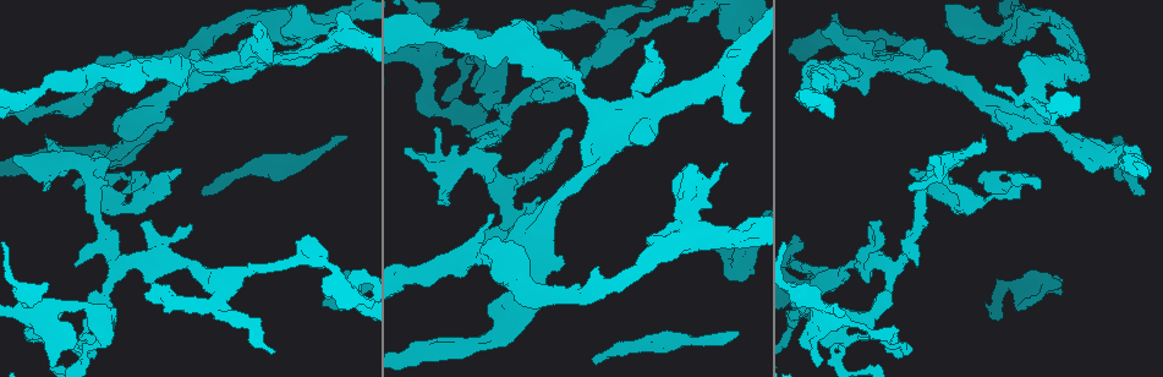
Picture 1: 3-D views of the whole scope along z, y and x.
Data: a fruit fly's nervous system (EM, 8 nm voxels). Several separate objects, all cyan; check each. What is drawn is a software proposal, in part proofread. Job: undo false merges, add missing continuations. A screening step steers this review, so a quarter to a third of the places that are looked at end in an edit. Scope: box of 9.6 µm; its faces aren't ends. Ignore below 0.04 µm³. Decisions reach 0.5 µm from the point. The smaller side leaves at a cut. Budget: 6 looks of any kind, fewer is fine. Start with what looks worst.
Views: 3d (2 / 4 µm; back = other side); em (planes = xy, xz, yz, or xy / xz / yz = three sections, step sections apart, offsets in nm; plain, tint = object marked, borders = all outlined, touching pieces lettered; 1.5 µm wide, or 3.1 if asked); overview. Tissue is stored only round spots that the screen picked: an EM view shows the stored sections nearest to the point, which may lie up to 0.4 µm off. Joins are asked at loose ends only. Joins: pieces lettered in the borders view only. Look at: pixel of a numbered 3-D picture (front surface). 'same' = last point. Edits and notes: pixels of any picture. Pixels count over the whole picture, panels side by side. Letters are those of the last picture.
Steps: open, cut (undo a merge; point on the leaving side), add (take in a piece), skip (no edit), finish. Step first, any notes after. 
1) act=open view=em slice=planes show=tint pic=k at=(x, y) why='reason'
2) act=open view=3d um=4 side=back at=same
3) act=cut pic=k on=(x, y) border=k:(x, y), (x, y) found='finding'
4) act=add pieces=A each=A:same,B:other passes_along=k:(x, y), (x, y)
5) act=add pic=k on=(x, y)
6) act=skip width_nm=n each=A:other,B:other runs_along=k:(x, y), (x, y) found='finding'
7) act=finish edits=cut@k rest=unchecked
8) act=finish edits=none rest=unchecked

act=open view=3d um=2 side=back pic=1 at=(739, 332) why='an open end'

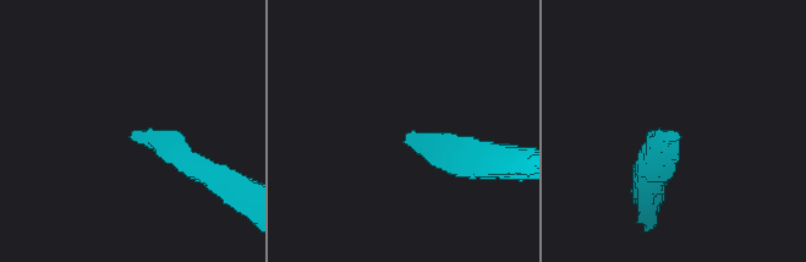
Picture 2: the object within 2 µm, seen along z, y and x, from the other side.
act=open view=em slice=planes show=borders pic=2 at=(409, 142)

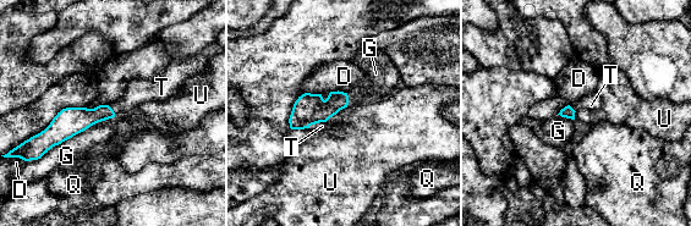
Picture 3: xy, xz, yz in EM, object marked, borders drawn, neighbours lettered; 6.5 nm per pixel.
act=add pieces=T each=D:other,G:other,Q:other,T:same,U:other found='the neuron continues'

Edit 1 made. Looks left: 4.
act=open view=3d um=2 pic=1 at=(944, 25) why='thick end'

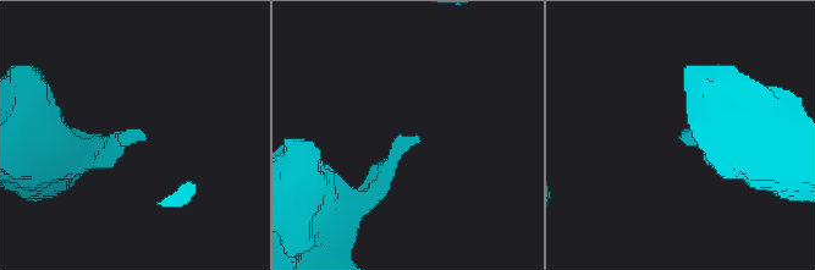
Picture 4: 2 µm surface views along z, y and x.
act=open view=em slice=planes show=borders pic=4 at=(143, 136)

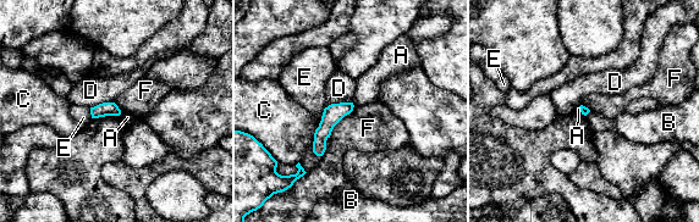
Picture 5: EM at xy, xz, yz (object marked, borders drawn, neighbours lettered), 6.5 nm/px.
act=skip each=A:other,B:other,C:other,D:other,E:other,F:other border=5:(354, 105), (334, 127), (329, 137) found='none of them fits'

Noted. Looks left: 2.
act=open view=em slice=planes show=borders pic=1 at=(260, 30)

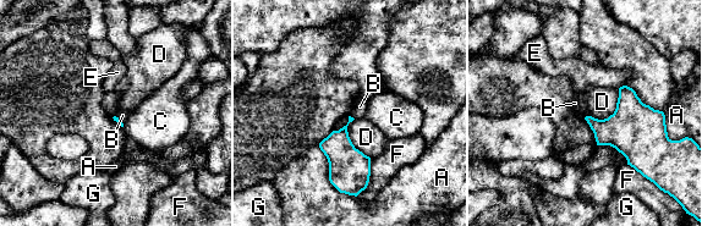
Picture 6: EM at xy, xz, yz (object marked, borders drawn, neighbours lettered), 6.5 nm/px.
act=skip each=A:other,B:other,C:other,D:other,E:other,F:other,G:other found='no lettered piece goes on from it'

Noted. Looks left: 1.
act=finish edits=add@3 rest=unchecked

